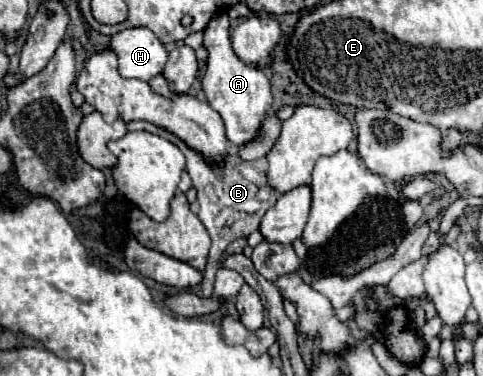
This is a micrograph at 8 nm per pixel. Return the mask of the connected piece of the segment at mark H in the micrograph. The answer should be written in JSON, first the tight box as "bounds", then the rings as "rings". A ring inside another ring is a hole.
{"bounds":[109,28,167,80],"rings":[[[131,28],[111,36],[109,48],[119,58],[119,74],[123,78],[149,80],[161,74],[167,62],[165,46],[149,28]]]}

